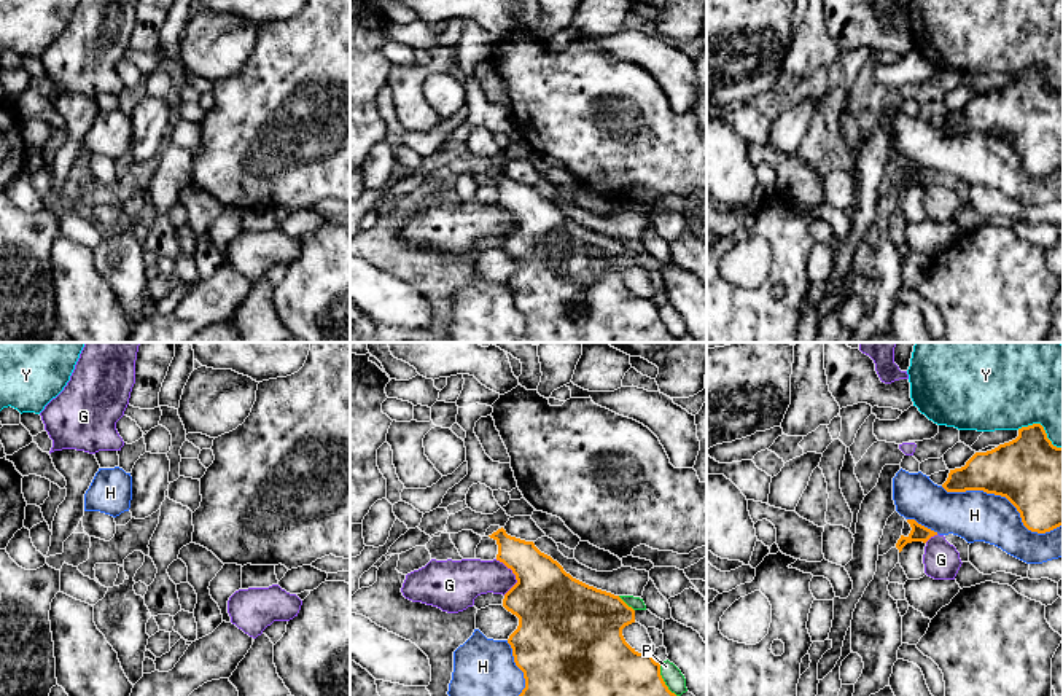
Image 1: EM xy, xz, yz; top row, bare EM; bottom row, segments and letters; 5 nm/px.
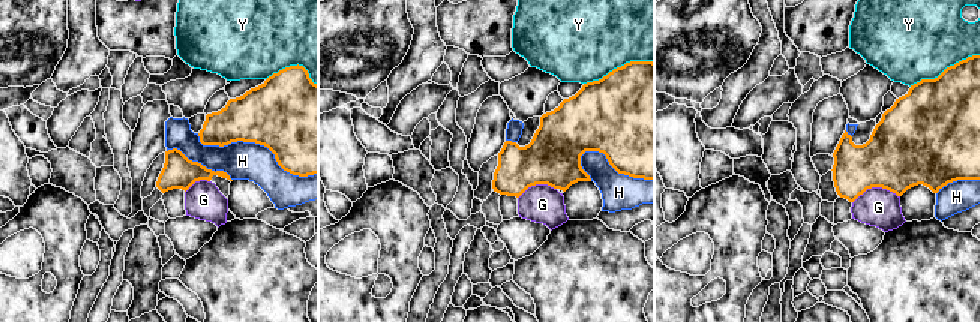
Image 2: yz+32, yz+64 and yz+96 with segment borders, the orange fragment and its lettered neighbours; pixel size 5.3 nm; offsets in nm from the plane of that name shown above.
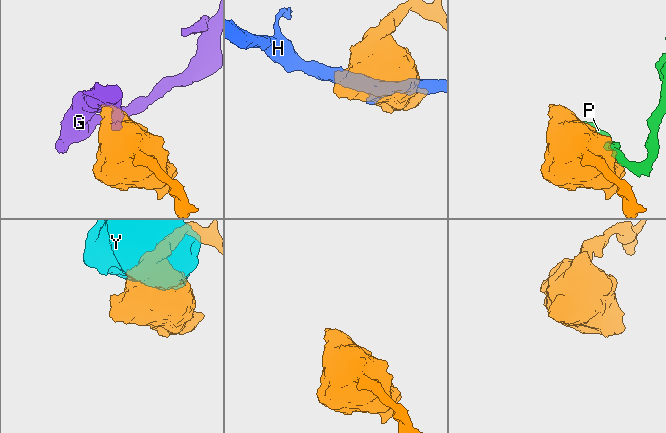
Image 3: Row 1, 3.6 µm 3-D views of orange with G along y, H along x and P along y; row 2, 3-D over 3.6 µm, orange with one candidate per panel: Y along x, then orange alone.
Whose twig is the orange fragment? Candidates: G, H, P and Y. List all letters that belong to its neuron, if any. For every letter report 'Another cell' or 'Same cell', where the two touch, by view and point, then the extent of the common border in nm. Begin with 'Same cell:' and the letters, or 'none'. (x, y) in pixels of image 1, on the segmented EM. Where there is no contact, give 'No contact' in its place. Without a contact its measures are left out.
Same cell: none
G: Another cell. Touches orange at xz (514, 574). Shared border 190 nm
H: Another cell. Touches orange at yz (1006, 497). Shared border 650 nm
P: Another cell. Touches orange at xz (624, 602). Shared border 120 nm
Y: Another cell. Touches orange at yz (1043, 427). Shared border 260 nm

